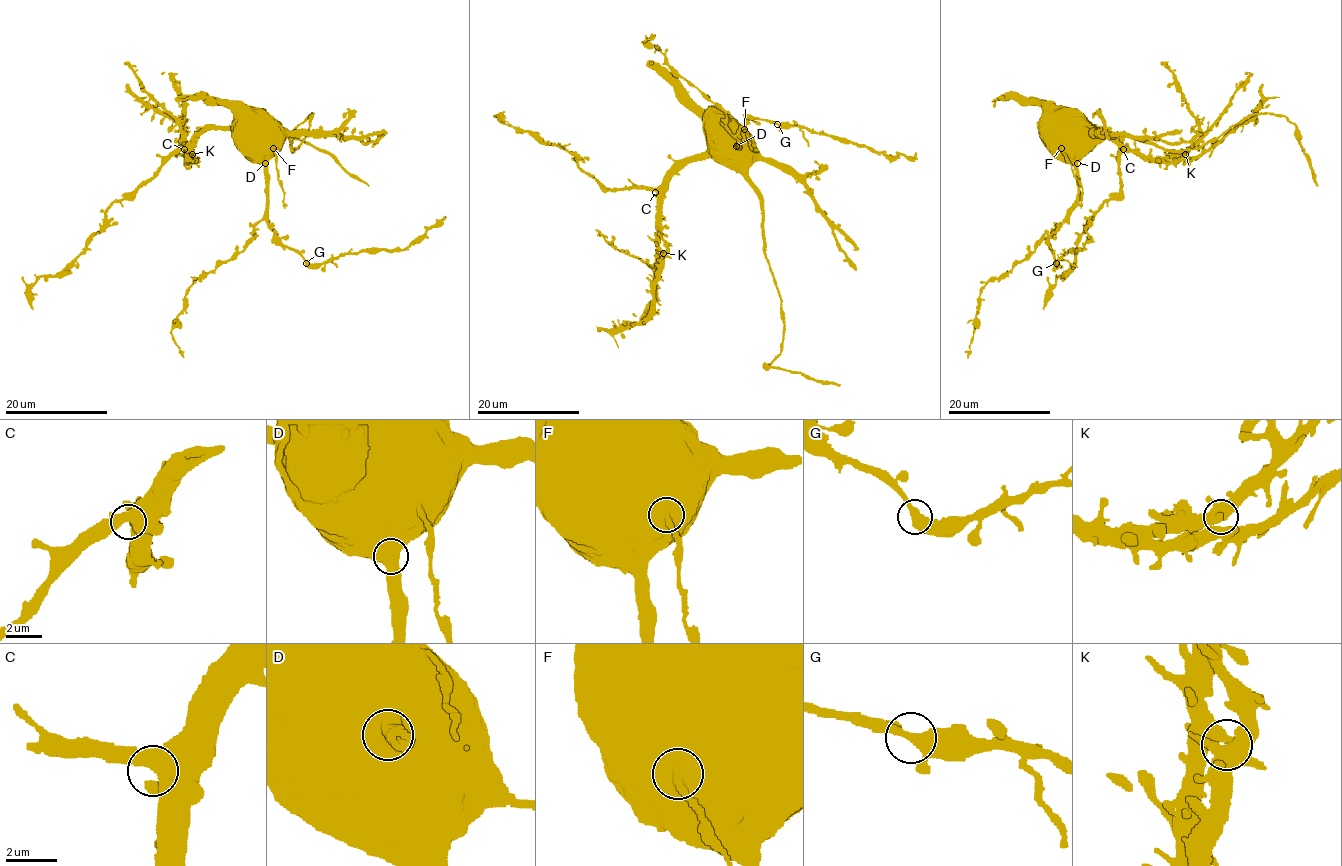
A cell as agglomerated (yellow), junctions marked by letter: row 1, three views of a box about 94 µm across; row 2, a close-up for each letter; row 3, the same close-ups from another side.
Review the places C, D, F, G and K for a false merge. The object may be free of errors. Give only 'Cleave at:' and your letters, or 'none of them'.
Cleave at: F

